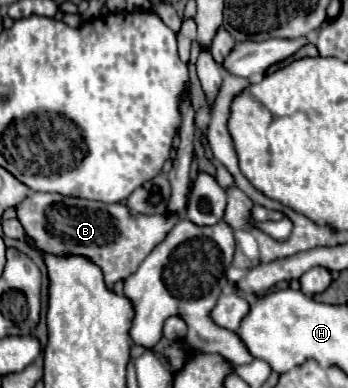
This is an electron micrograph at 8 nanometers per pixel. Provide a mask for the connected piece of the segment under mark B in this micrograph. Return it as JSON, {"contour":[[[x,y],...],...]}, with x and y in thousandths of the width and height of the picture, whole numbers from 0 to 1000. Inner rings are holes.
{"contour":[[[86,497],[52,534],[52,564],[75,601],[103,621],[103,637],[138,652],[218,652],[264,668],[305,714],[305,735],[379,709],[402,673],[477,611],[477,601],[517,564],[511,554],[448,559],[379,559],[356,523],[287,523],[218,508],[178,508],[161,497]]]}

